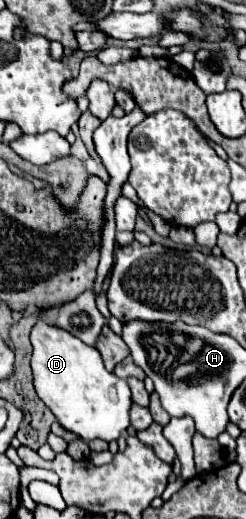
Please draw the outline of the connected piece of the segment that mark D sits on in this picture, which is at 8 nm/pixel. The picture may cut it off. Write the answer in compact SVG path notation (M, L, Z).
M39 320L31 330L31 368L39 398L51 408L63 428L89 442L93 438L117 440L129 426L131 392L123 378L107 372L95 346L87 346L77 336Z

